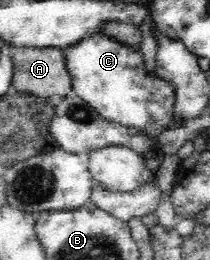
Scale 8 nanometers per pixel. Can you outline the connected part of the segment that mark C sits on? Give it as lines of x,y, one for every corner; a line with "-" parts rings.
98,33
88,36
80,43
71,45
67,52
67,68
73,79
73,94
87,101
104,119
132,128
133,135
144,137
148,143
157,145
158,136
173,127
180,126
181,121
175,113
176,88
174,82
160,77
154,67
147,67
141,47
128,41
118,41
118,37

